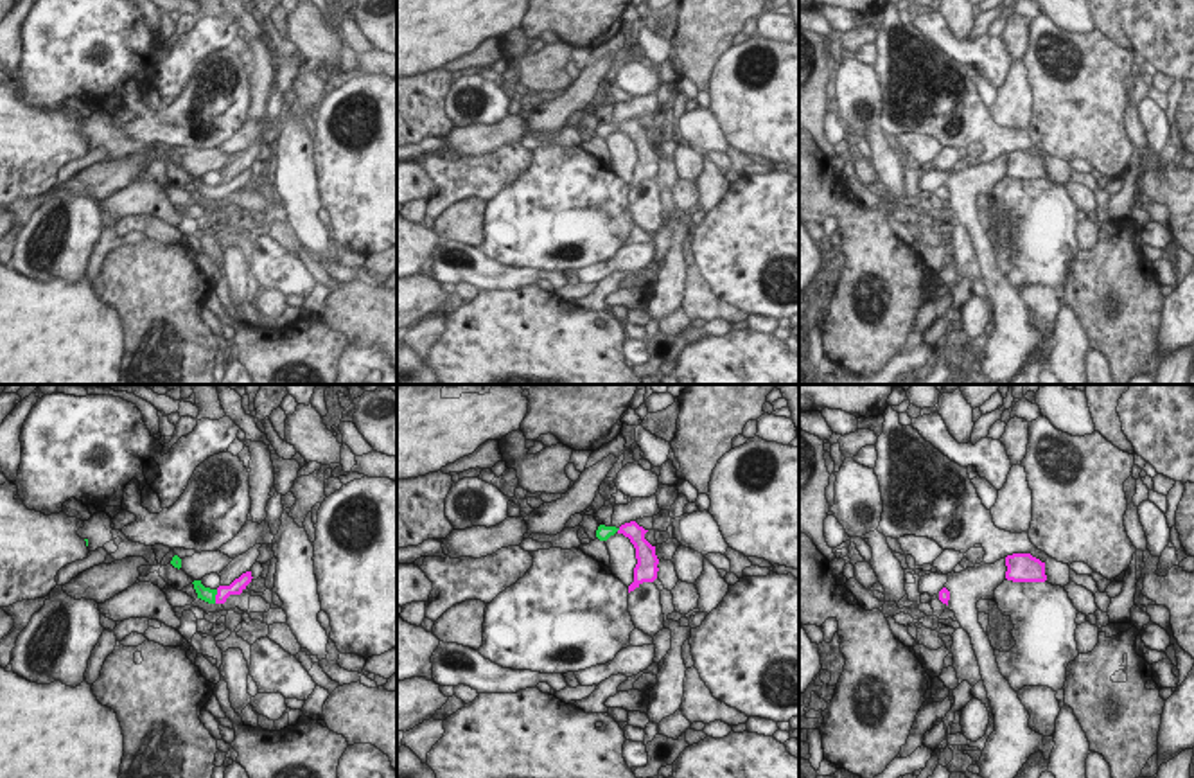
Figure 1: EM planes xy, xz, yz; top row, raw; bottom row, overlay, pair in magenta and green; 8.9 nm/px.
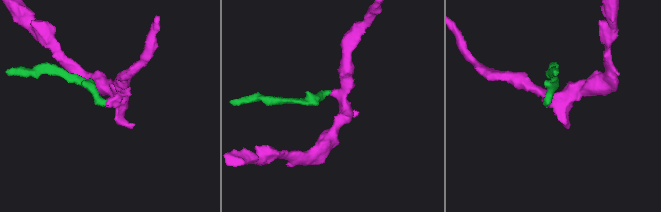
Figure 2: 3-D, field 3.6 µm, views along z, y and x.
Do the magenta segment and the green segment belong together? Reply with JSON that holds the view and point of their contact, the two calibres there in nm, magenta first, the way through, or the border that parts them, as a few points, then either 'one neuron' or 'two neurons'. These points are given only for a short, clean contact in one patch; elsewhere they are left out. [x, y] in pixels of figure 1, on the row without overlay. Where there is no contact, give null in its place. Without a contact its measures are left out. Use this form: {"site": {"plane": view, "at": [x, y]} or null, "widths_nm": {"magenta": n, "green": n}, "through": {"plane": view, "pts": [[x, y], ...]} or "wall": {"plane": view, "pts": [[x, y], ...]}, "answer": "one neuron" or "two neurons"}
{"site": {"plane": "xy", "at": [216, 194]}, "widths_nm": {"magenta": 130, "green": 130}, "through": {"plane": "xy", "pts": [[236, 185], [216, 194], [205, 191]]}, "answer": "one neuron"}

